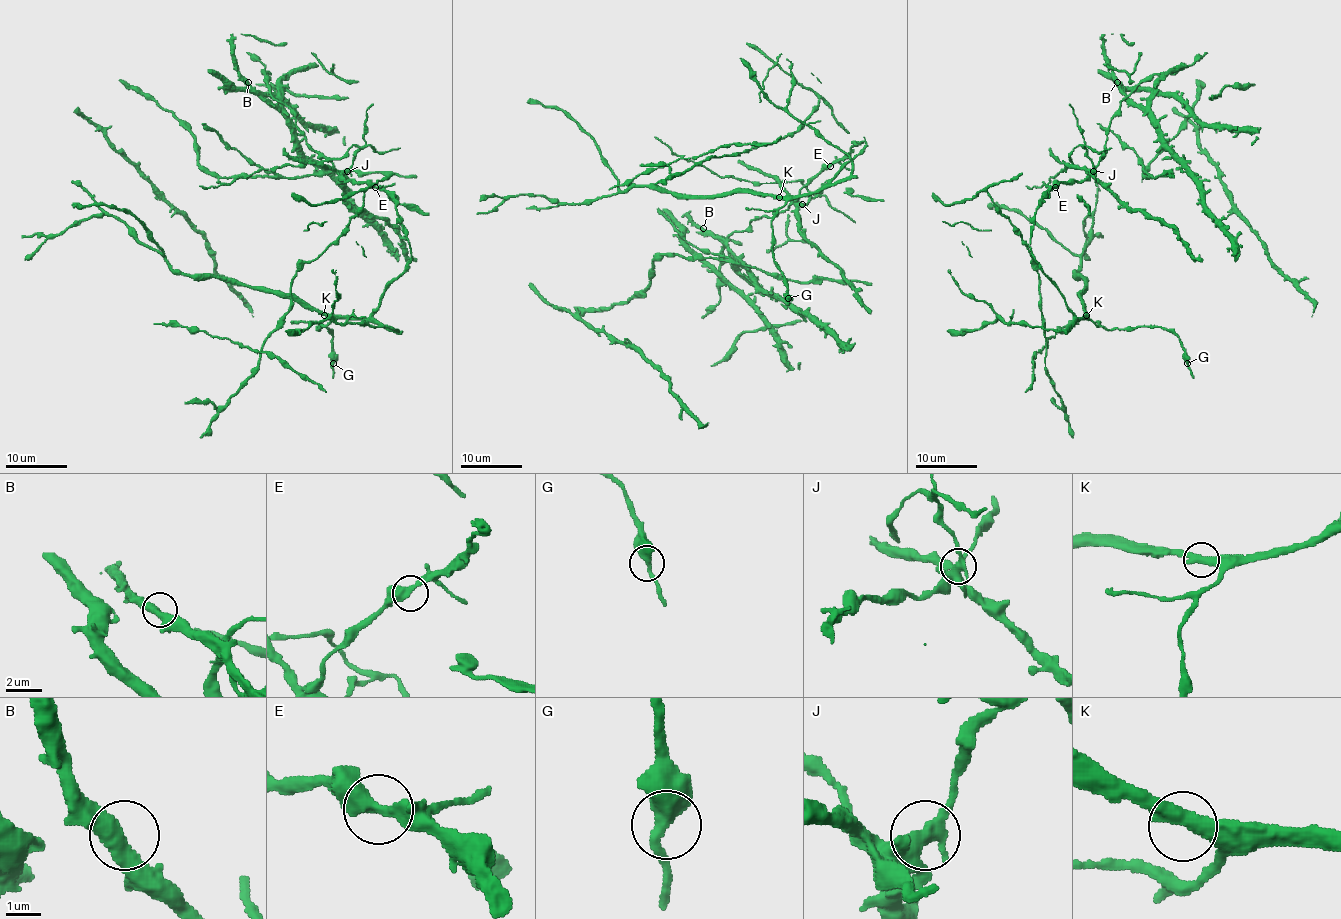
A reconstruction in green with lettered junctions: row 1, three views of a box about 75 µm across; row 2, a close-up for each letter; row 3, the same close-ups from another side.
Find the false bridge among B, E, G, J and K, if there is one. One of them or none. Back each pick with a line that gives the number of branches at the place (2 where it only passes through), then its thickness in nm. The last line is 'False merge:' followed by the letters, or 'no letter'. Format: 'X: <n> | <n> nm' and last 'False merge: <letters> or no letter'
J: 2 | 440 nm
False merge: J

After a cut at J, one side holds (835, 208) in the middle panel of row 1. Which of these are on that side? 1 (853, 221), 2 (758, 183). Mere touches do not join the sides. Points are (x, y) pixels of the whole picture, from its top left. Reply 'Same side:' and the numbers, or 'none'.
Same side: 1, 2

